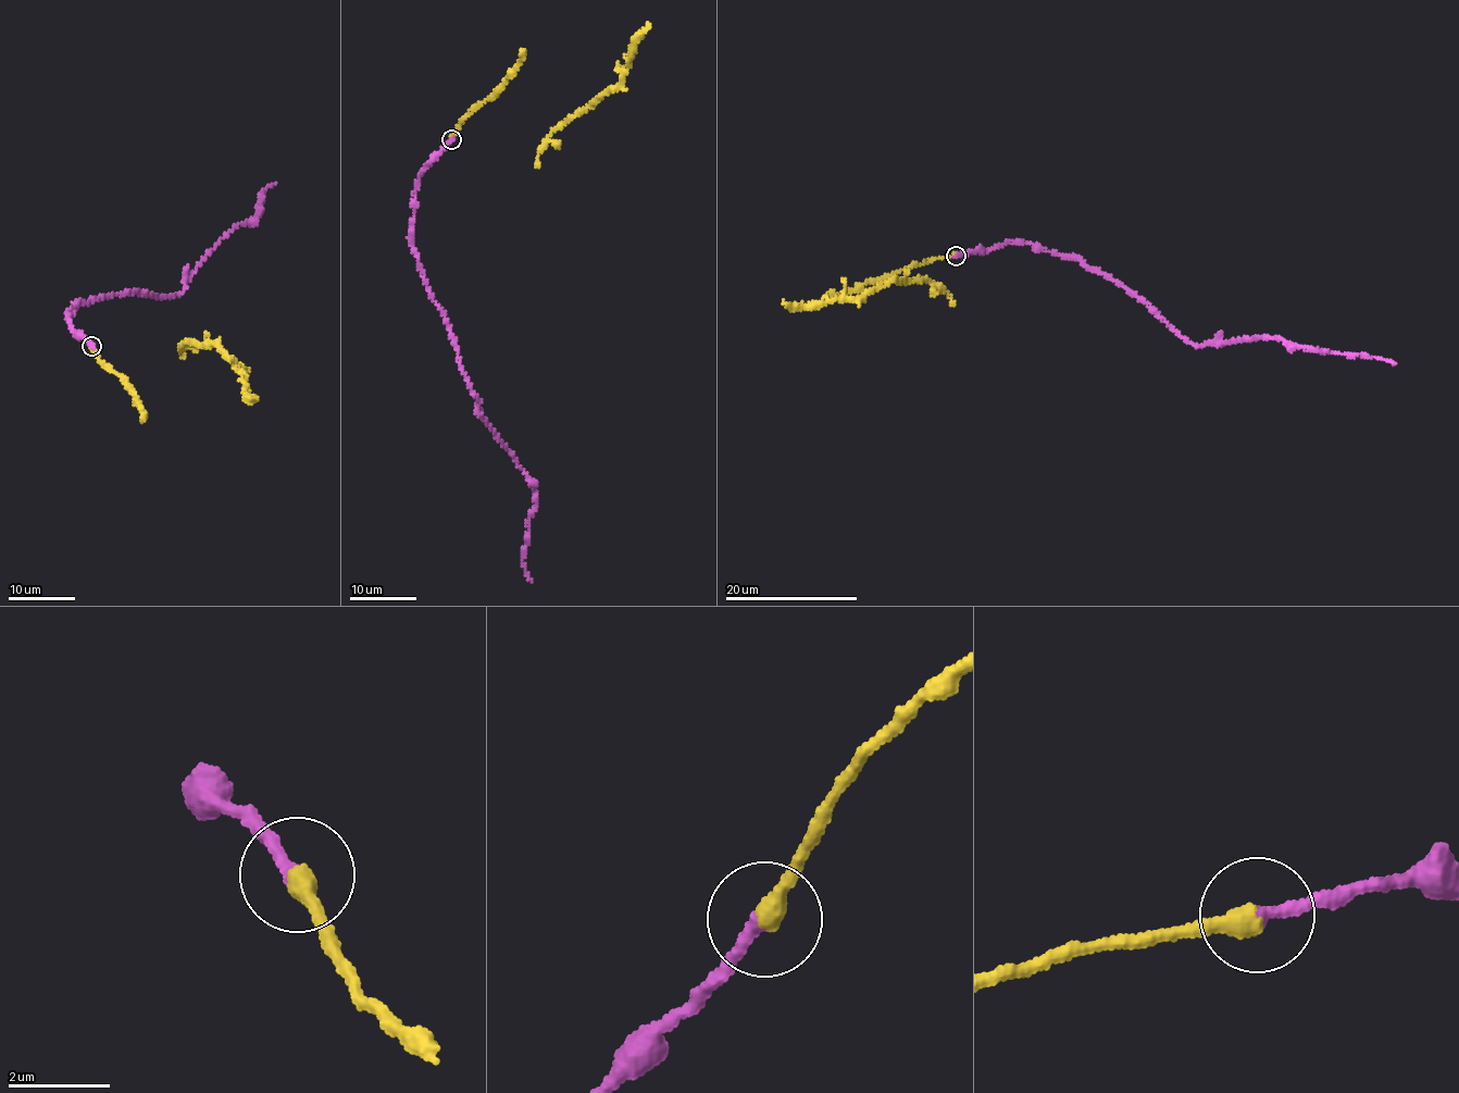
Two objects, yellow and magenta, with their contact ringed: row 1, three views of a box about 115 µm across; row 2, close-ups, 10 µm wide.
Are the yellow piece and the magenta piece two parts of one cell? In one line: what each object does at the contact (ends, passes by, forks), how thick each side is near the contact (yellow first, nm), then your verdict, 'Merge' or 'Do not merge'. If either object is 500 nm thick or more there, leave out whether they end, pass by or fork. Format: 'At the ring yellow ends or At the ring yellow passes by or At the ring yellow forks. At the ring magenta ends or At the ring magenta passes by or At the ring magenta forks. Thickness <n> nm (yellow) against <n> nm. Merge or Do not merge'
At the ring yellow ends. At the ring magenta ends. Thickness 400 nm (yellow) against 320 nm. Merge

